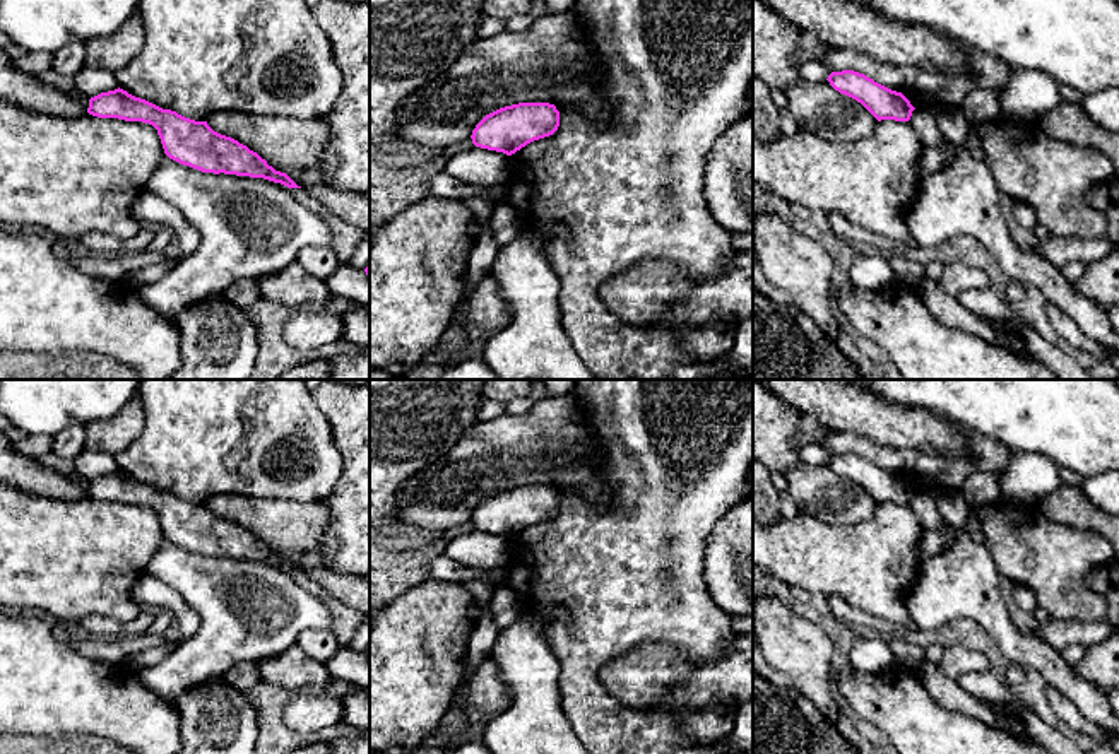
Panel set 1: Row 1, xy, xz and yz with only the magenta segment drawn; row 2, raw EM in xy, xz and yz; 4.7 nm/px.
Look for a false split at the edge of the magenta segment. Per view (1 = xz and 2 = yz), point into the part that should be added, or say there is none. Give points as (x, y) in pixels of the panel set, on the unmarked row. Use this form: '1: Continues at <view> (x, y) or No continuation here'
1: No continuation here
2: No continuation here

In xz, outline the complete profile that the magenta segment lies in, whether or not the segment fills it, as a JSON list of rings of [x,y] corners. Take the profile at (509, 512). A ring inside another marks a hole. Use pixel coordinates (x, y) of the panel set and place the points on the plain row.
[[[518,486],[486,498],[472,513],[472,527],[481,532],[515,537],[527,527],[553,518],[560,494],[549,486]]]

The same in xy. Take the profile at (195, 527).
[[[120,470],[91,480],[87,496],[98,501],[152,508],[169,542],[202,556],[263,561],[287,571],[301,571],[246,528],[214,515],[207,504],[195,504],[176,494],[163,492]]]

